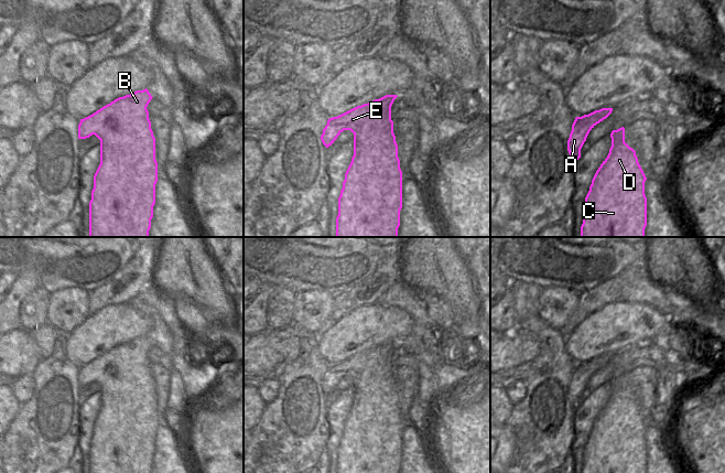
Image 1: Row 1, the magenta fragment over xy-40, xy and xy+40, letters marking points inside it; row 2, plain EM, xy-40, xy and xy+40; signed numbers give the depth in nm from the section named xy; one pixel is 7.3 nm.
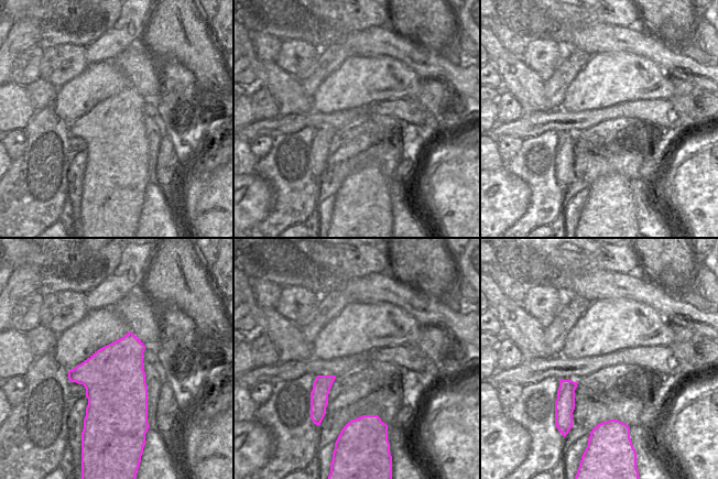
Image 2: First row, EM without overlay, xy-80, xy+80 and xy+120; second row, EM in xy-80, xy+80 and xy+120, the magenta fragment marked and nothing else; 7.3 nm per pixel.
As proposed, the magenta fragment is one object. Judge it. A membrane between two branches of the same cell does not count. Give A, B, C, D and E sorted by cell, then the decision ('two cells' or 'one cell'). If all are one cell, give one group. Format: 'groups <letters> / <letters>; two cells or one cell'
groups A B C D E; one cell

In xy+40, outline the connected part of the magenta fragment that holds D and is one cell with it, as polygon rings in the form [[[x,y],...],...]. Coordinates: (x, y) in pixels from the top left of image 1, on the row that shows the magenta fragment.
[[[625,128],[613,130],[607,158],[596,171],[583,206],[581,237],[645,237],[647,226],[647,180],[636,151],[625,142]]]

